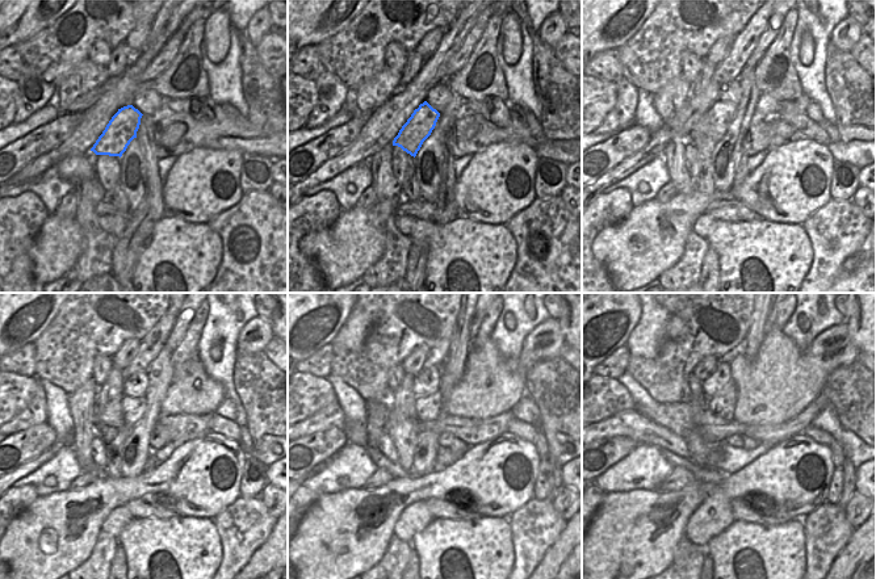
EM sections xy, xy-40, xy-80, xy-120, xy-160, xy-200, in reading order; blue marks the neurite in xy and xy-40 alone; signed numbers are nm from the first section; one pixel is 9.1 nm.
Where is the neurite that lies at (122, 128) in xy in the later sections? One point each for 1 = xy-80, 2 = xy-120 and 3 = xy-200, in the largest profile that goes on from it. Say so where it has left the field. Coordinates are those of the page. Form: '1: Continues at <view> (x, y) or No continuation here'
1: Continues at xy-80 (721, 113)
2: Continues at xy-120 (134, 408)
3: Continues at xy-200 (722, 405).

